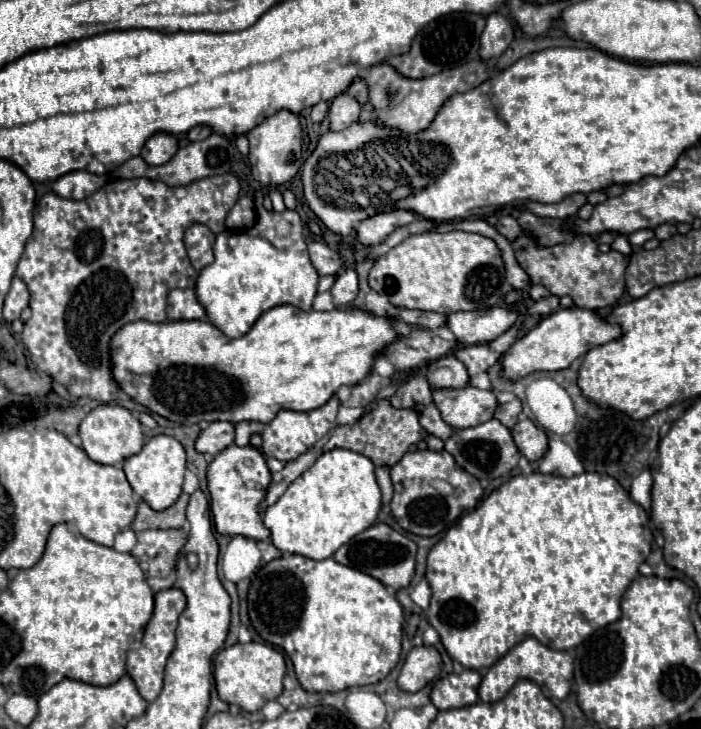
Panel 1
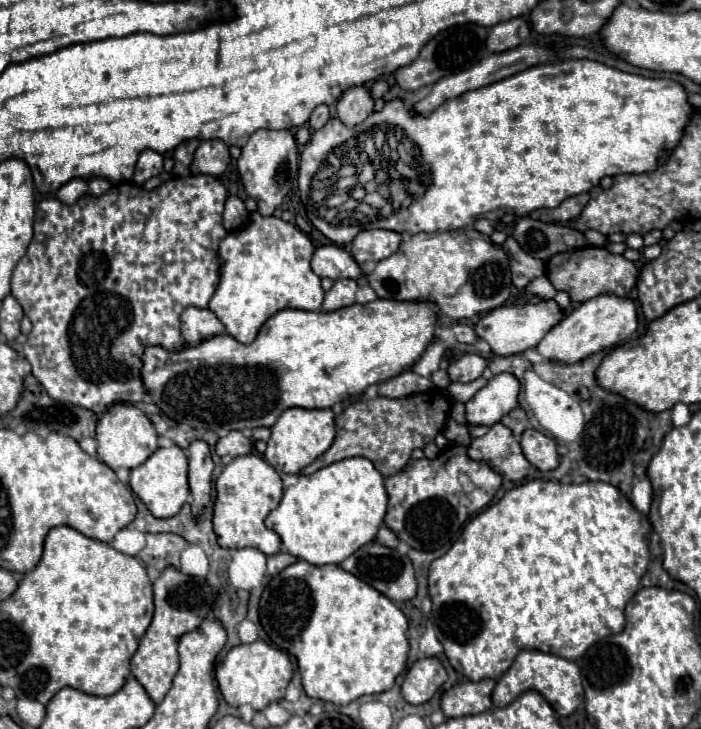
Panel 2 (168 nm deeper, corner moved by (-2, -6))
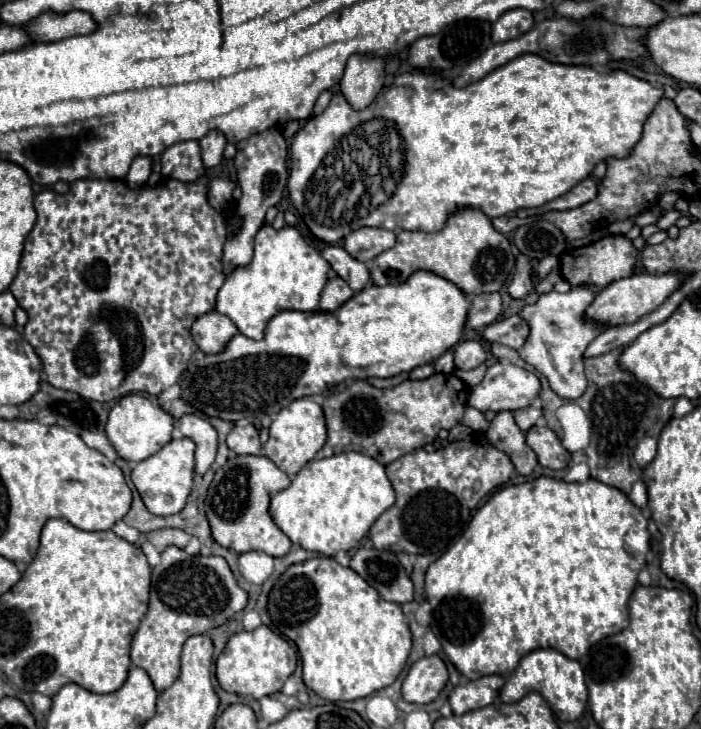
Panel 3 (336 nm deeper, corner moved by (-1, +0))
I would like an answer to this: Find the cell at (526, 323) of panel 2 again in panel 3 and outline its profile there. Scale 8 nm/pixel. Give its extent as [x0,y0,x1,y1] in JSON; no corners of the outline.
[517,286,601,400]

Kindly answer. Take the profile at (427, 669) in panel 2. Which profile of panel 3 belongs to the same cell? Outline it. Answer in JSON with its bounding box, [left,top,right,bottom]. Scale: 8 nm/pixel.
[403,656,447,704]

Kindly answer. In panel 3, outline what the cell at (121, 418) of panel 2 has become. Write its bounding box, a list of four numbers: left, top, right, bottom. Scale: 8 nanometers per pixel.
[105,394,173,462]

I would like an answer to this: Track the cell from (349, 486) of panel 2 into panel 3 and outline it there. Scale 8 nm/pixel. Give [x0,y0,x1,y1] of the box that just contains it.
[269,452,395,556]

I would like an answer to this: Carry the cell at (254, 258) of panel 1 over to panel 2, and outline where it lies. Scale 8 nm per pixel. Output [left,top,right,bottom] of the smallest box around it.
[210,212,324,344]

